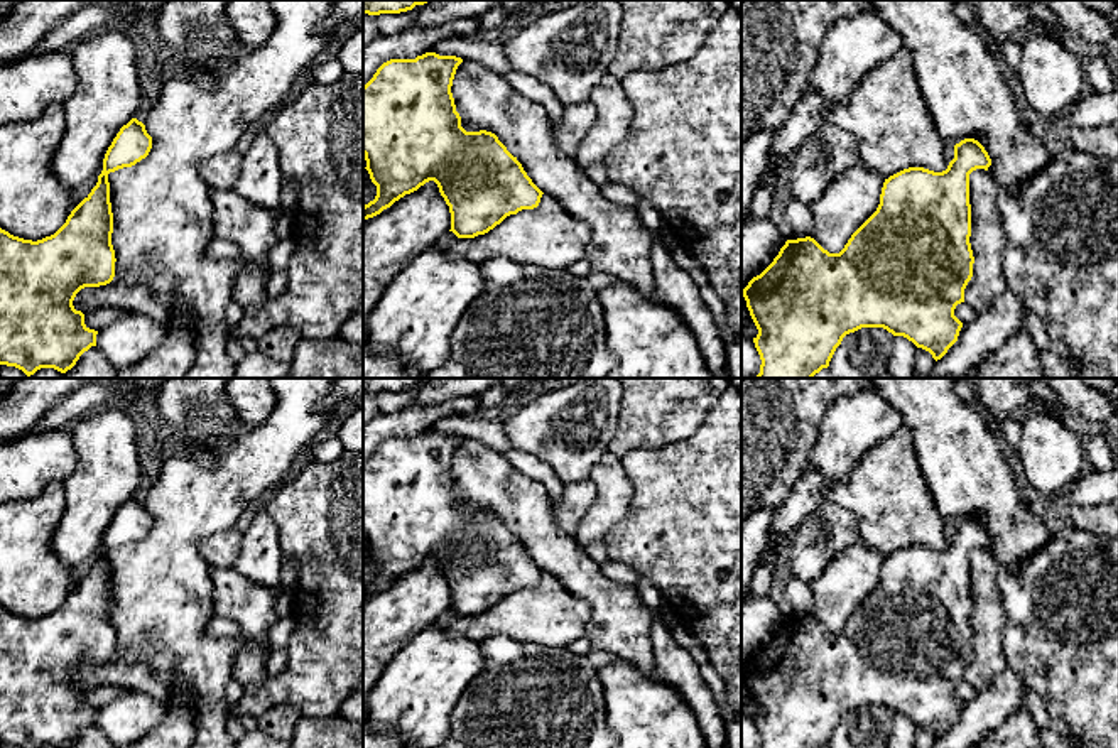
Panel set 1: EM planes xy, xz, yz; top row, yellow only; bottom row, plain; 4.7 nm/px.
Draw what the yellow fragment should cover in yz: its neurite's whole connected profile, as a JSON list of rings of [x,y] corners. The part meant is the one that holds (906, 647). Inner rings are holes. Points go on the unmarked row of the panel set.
[[[964,517],[954,523],[954,537],[949,540],[946,549],[934,550],[924,545],[909,545],[885,557],[876,589],[851,613],[851,616],[839,631],[829,631],[811,615],[787,618],[785,623],[780,626],[779,633],[773,637],[773,640],[760,653],[753,655],[748,660],[748,664],[741,669],[750,694],[758,707],[758,713],[753,716],[753,721],[762,738],[760,748],[828,746],[843,716],[861,706],[883,706],[893,714],[904,714],[909,719],[912,719],[917,726],[929,729],[936,740],[941,738],[947,731],[947,728],[958,719],[963,701],[954,694],[954,687],[958,682],[964,680],[964,667],[973,655],[974,635],[969,621],[969,552],[976,547],[988,549],[990,544],[991,537],[985,525],[974,517]]]

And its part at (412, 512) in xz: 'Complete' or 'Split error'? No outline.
Complete

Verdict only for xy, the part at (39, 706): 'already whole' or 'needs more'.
already whole

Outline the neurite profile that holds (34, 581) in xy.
[[[59,481],[34,500],[0,501],[0,606],[10,613],[37,620],[54,613],[71,593],[74,571],[51,547],[64,510],[64,488]]]

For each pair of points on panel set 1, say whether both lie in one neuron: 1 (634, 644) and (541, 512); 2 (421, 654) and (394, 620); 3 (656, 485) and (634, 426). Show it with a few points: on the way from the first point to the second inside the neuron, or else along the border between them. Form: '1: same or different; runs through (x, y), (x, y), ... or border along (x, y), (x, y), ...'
1: same; runs through (617, 612), (549, 544)
2: different; border along (431, 623), (404, 645), (384, 669)
3: different; border along (679, 438), (659, 446), (635, 446), (622, 458)

